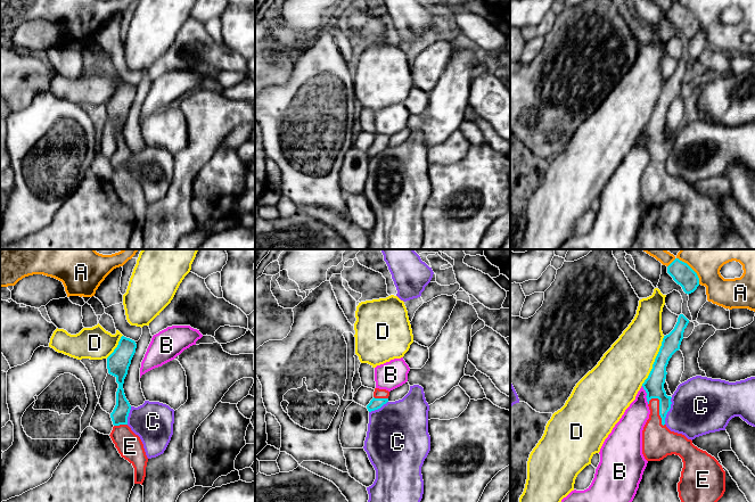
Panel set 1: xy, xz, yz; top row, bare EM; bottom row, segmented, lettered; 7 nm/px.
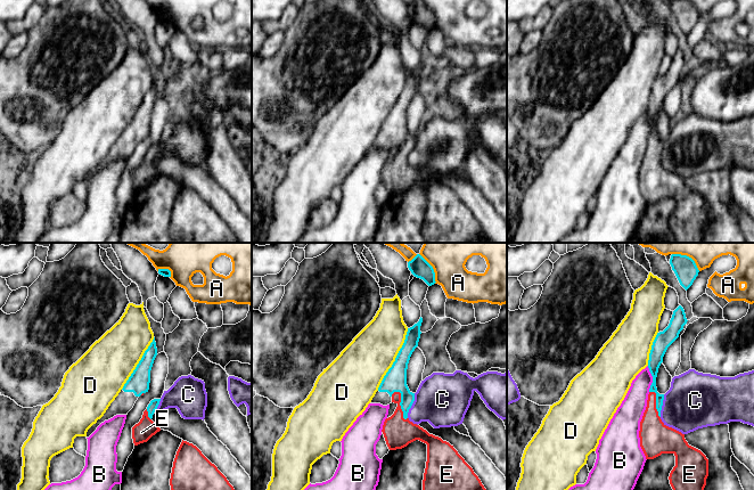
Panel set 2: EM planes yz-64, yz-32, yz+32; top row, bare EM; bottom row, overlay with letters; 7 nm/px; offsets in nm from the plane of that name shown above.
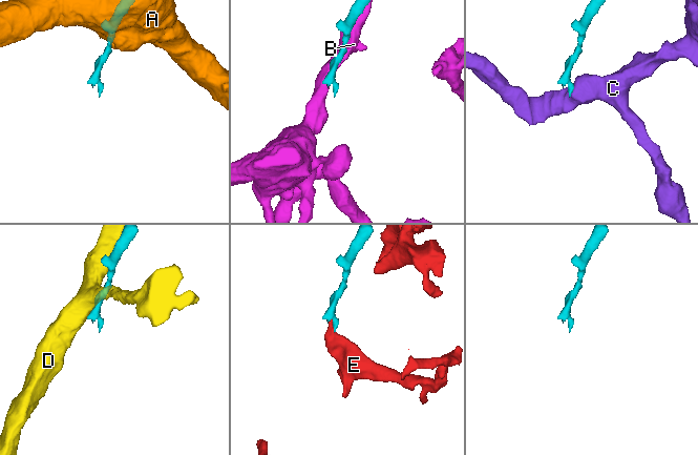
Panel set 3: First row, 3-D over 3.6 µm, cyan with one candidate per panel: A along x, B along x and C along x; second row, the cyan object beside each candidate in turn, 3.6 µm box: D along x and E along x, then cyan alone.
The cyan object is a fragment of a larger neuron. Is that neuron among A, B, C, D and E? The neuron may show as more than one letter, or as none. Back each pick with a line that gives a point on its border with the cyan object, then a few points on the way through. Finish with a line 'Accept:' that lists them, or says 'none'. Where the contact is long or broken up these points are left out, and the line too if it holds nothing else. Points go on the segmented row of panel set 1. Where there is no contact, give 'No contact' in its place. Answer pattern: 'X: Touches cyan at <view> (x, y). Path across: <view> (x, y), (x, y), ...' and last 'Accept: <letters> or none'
E: Touches cyan at yz (659, 410). Path across: yz (654, 385), (659, 410), (658, 442)
Accept: E

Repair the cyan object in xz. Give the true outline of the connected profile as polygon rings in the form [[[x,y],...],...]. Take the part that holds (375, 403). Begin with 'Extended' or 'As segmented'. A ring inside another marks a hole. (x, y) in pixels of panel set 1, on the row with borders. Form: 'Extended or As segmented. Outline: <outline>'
Extended. Outline: [[[375,388],[374,398],[367,405],[369,412],[380,409],[388,402],[389,392],[386,389]]]

